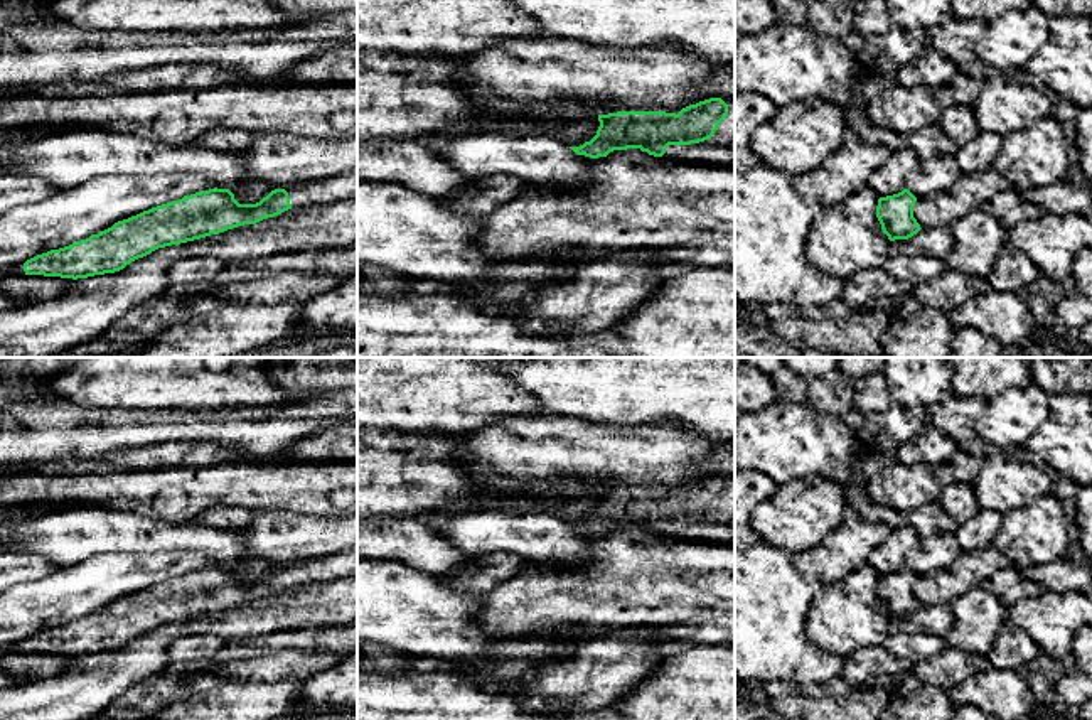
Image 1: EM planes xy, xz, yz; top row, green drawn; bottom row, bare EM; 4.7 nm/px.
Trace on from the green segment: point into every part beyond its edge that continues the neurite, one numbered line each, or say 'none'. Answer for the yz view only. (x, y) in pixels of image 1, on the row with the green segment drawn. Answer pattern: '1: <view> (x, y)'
none

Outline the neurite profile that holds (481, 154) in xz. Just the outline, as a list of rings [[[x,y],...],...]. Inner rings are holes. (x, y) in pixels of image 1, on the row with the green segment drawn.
[[[474,132],[433,155],[467,179],[506,174],[526,182],[575,187],[590,180],[595,162],[548,135],[511,138],[494,132]]]

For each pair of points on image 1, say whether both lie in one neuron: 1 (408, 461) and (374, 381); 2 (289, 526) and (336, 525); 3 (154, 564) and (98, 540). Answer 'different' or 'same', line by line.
1: different
2: same
3: different

